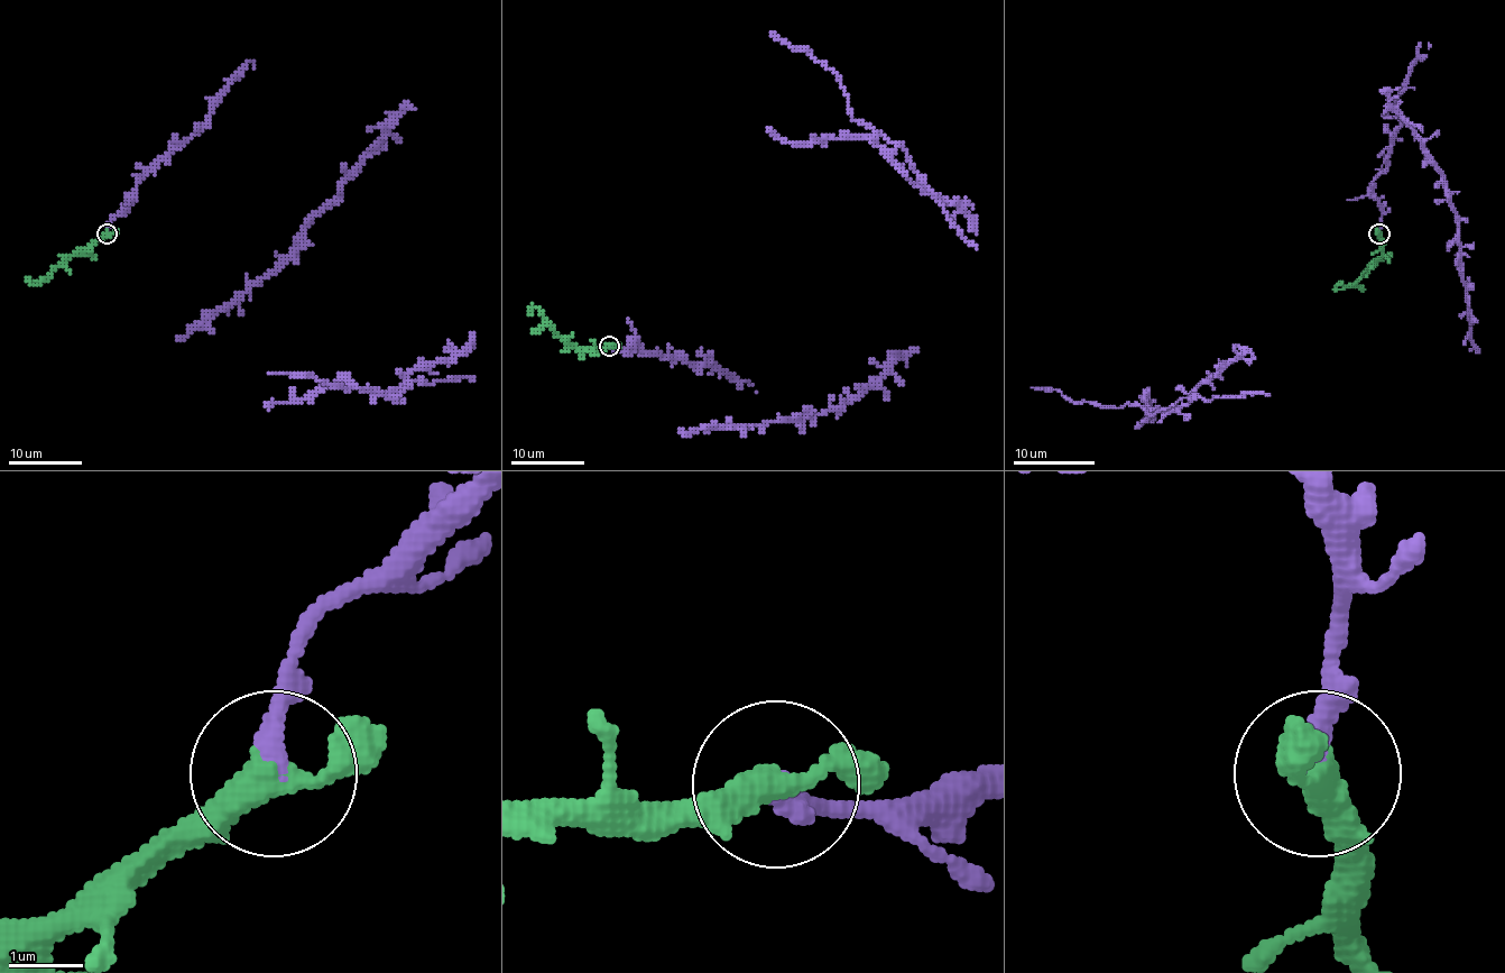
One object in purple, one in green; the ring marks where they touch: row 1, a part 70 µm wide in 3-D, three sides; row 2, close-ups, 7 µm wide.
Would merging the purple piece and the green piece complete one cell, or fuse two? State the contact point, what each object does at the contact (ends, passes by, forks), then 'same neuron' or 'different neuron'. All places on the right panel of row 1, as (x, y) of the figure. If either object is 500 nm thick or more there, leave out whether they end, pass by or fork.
at (1379, 233); purple ends there; green passes by; same neuron

